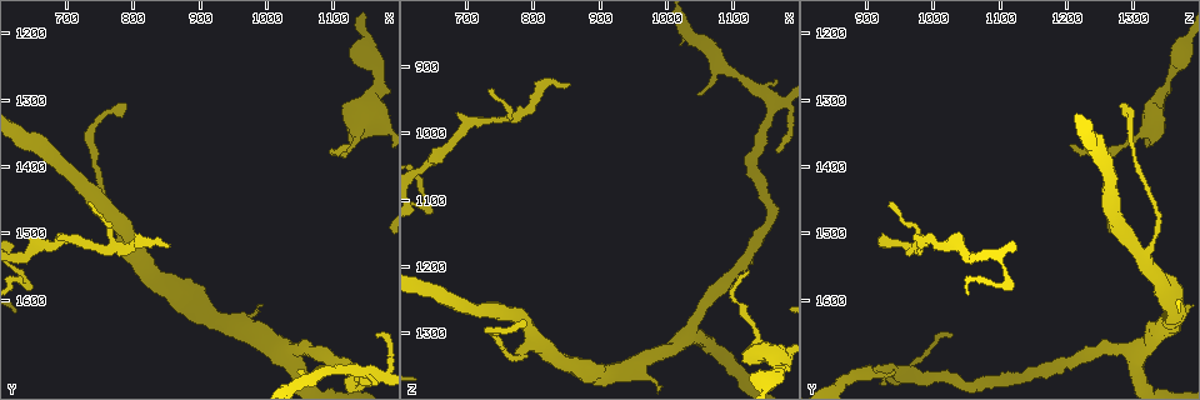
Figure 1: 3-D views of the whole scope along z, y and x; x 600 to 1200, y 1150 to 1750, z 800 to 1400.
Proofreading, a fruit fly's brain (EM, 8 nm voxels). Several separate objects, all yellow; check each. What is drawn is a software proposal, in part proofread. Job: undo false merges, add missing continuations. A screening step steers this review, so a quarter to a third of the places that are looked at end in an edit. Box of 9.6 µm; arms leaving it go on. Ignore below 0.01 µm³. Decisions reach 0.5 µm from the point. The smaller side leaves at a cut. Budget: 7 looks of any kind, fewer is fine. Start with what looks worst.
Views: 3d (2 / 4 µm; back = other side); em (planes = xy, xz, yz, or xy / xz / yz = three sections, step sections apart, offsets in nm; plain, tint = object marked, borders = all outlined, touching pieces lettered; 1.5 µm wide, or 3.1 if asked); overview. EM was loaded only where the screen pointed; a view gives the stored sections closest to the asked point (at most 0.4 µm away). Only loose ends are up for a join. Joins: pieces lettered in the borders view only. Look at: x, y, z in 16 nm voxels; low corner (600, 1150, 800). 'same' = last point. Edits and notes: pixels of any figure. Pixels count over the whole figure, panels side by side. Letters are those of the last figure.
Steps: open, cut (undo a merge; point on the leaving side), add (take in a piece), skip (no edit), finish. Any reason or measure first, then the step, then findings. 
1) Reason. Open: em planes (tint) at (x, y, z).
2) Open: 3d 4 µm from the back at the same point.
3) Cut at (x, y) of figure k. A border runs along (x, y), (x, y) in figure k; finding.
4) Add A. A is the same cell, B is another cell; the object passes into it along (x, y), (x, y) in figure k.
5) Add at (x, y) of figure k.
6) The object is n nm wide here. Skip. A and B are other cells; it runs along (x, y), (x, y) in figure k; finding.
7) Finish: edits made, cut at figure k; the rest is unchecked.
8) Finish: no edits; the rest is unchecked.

Sharp bend. Open: 3d 2 µm at (1155, 1710, 965).

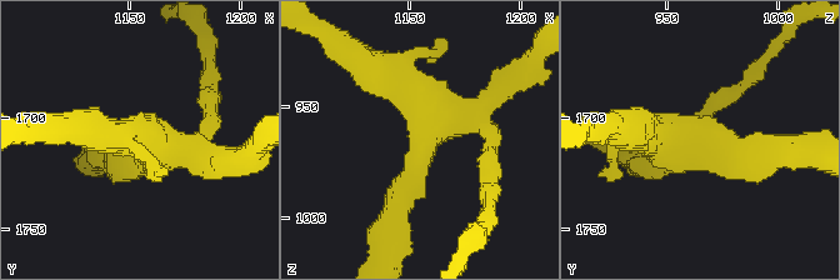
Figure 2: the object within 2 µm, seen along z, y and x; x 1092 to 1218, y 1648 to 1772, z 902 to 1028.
Need the tissue. Open: em xy step 4 (tint) at (1157, 1709, 967).

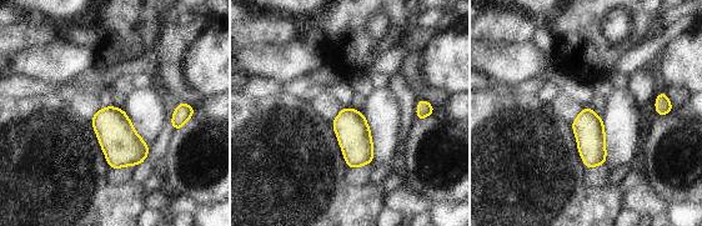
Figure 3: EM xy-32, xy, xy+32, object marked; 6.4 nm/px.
What lies round it. Open: em xy step 4 (borders) at the same point.

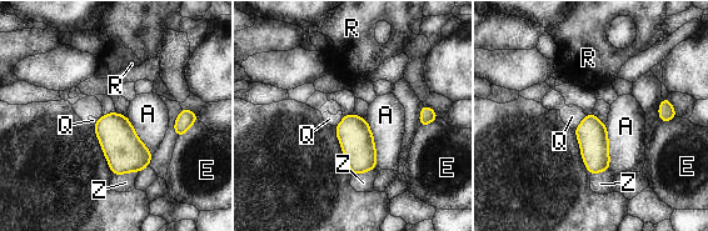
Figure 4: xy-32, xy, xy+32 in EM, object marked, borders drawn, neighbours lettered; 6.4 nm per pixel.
The object is 200 nm wide here. Skip. A, E, Q, R and Z are other cells; a border runs along (365, 120), (375, 149), (375, 169) in figure 4; continuous, no second cell.

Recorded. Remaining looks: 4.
Open: em planes (borders) at (640, 1570, 1110).

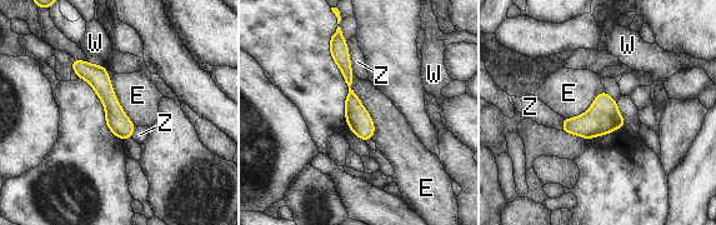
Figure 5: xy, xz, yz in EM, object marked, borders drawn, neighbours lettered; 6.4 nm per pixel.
Skip. E, W and Z are other cells; a border runs along (351, 71), (372, 138) in figure 5; continuous, no second cell.

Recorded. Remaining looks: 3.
Branch point. Open: em planes (tint) at (1030, 1675, 1305).

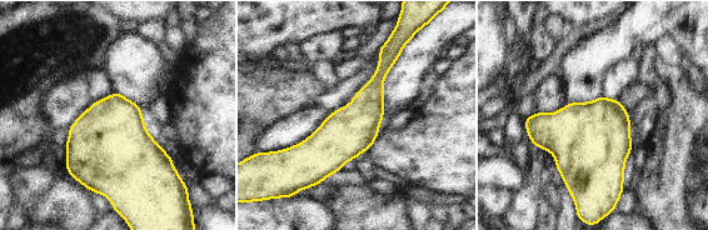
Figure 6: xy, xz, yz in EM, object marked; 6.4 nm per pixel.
What lies round it. Open: em planes (borders) at the same point.

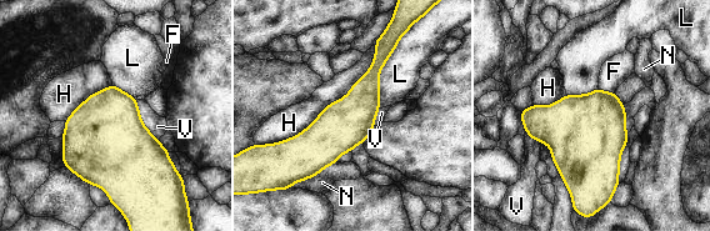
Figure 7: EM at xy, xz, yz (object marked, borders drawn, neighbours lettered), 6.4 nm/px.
The longest contact is with H, 900 nm. Skip. F, H, L, N and V are other cells; it runs along (383, 48), (360, 106), (310, 170) in figure 7; one cell here.

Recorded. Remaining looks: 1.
Finish: no edits; the rest is unchecked.

